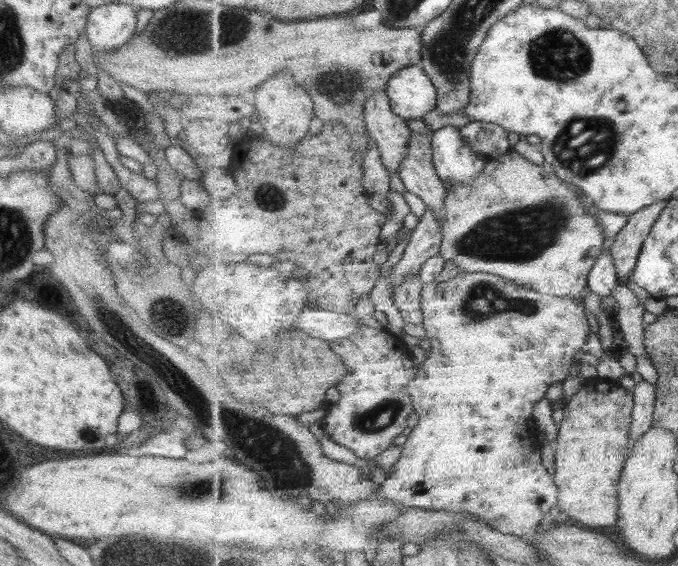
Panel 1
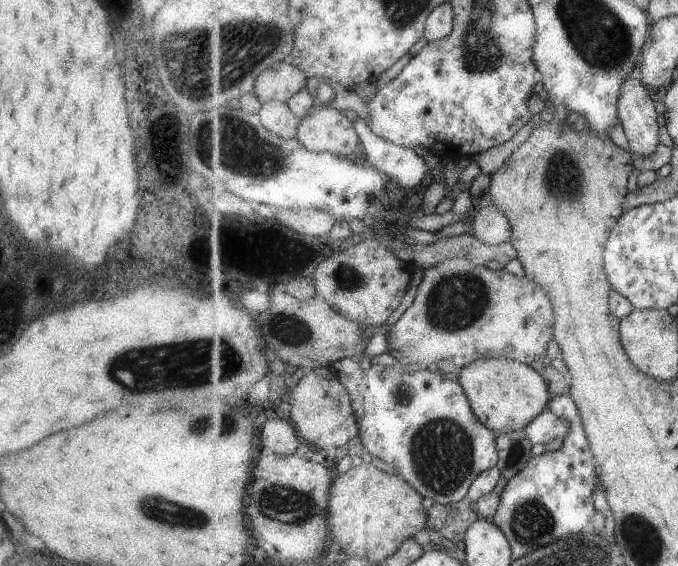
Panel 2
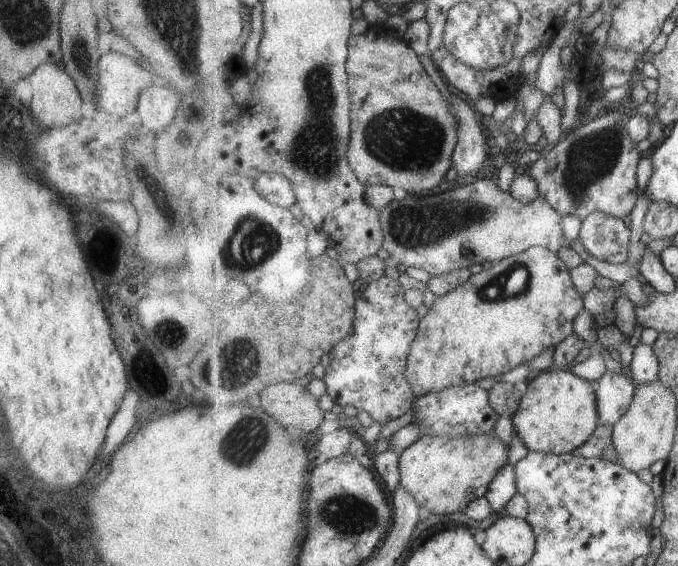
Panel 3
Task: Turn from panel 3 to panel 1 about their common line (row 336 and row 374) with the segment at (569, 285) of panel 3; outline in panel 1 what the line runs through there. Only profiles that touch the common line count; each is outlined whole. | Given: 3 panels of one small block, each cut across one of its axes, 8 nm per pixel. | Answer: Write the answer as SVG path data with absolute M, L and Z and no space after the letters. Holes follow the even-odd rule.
M459 273L455 278L445 282L424 283L422 290L422 309L424 312L424 327L427 338L431 342L429 354L421 363L423 370L419 371L412 380L410 393L414 401L414 410L420 416L419 425L411 432L403 445L404 452L399 463L389 471L386 480L379 485L381 492L375 498L369 498L367 502L357 502L351 506L351 520L359 524L359 532L371 532L371 540L377 541L378 534L384 526L388 526L398 516L401 516L401 507L416 507L419 509L467 513L480 516L495 530L515 536L531 536L537 532L539 524L551 508L556 508L559 500L559 488L554 476L547 472L547 468L541 464L541 442L536 438L536 421L533 411L535 405L547 394L549 386L555 382L562 382L569 375L570 368L577 363L575 352L583 348L591 336L591 324L587 318L587 308L583 303L578 303L574 298L564 296L547 295L537 292L531 287L524 287L507 277L497 276L491 273Z

